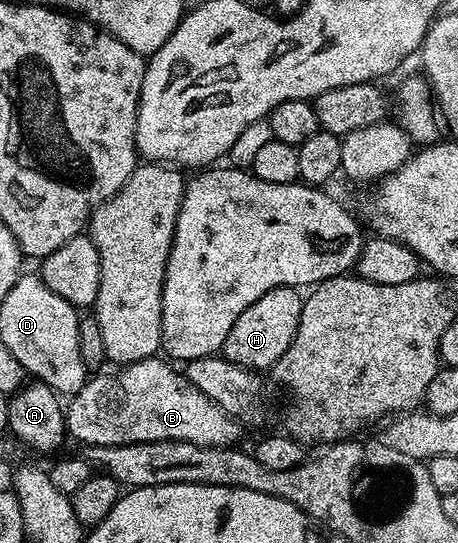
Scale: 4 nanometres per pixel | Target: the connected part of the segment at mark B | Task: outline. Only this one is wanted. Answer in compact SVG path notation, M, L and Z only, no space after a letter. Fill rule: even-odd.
M160 357L129 363L112 369L109 375L96 373L66 407L66 431L90 447L118 447L150 441L190 441L190 445L235 447L241 441L242 424L228 415L180 375L171 362Z

